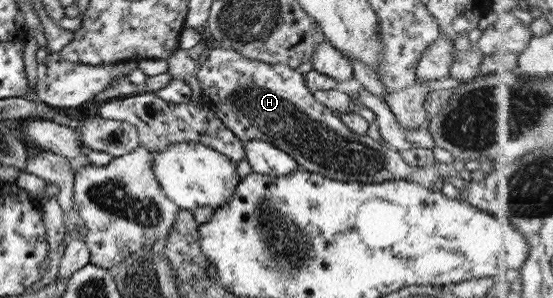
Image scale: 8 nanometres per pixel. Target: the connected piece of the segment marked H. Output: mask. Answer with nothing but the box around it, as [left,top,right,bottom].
[195,47,414,184]

